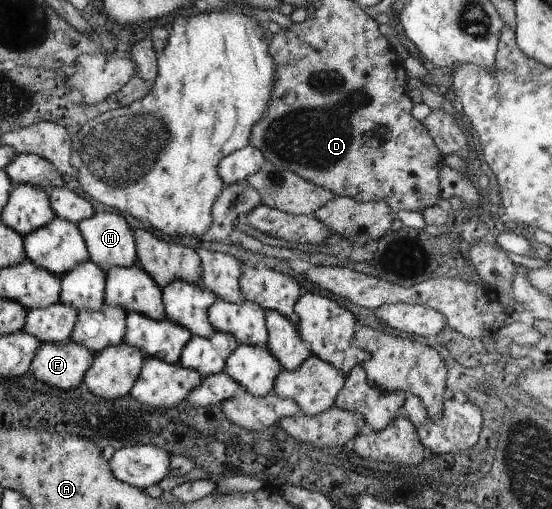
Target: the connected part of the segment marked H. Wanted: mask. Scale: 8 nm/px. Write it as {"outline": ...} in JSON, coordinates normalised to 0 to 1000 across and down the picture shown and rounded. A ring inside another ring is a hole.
{"outline":[[[207,417],[170,418],[139,444],[158,489],[161,511],[174,517],[192,538],[203,525],[243,525],[250,521],[248,487],[241,452],[221,420]]]}

